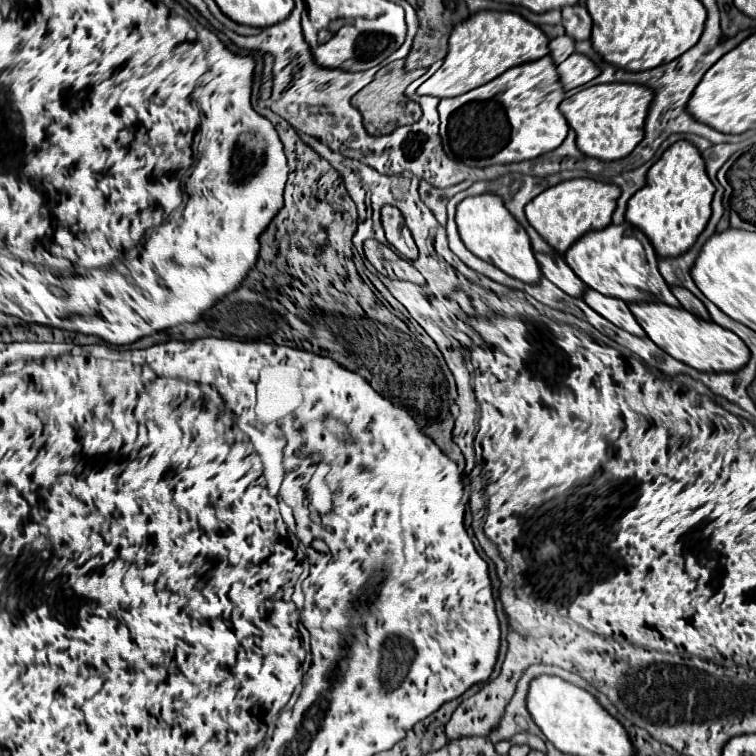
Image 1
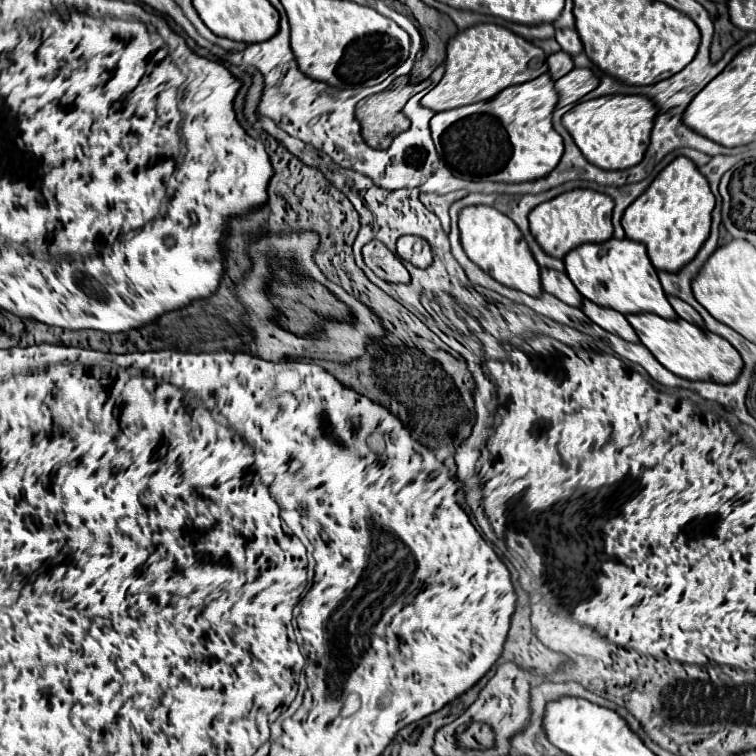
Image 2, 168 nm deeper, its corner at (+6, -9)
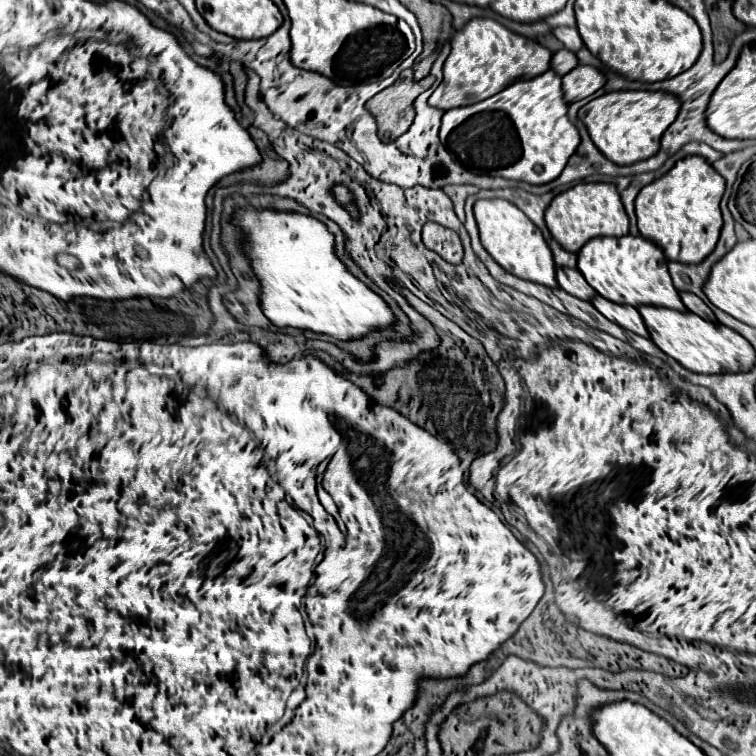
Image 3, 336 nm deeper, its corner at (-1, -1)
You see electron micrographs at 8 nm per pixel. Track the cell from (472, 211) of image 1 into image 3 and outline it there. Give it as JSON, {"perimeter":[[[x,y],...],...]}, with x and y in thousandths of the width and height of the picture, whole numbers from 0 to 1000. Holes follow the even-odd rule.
{"perimeter":[[[635,263],[627,269],[627,287],[635,303],[635,319],[659,351],[664,351],[672,361],[685,364],[688,369],[722,380],[738,380],[735,348],[717,306],[680,269],[669,263]]]}

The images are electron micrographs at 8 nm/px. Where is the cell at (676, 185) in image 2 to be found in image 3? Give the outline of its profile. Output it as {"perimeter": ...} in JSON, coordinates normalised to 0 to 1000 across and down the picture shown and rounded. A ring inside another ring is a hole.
{"perimeter":[[[913,205],[899,210],[878,234],[854,245],[841,261],[844,303],[852,316],[868,321],[884,345],[929,348],[952,316],[955,282],[952,263],[958,255],[958,237],[944,221],[923,208]]]}

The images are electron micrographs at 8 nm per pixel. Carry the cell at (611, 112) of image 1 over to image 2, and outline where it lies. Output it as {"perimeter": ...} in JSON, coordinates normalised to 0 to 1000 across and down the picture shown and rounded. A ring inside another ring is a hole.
{"perimeter":[[[798,126],[763,136],[742,160],[779,216],[792,224],[832,224],[851,210],[866,152],[869,142],[851,126]]]}

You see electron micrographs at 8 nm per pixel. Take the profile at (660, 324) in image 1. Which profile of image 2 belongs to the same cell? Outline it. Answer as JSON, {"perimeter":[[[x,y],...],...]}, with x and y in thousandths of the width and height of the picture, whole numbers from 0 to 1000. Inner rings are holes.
{"perimeter":[[[840,414],[829,417],[832,430],[840,435],[845,451],[858,462],[858,467],[888,493],[917,501],[917,504],[946,504],[946,507],[967,507],[978,499],[983,488],[983,475],[975,462],[956,446],[925,435],[903,422],[882,425],[864,414]]]}

